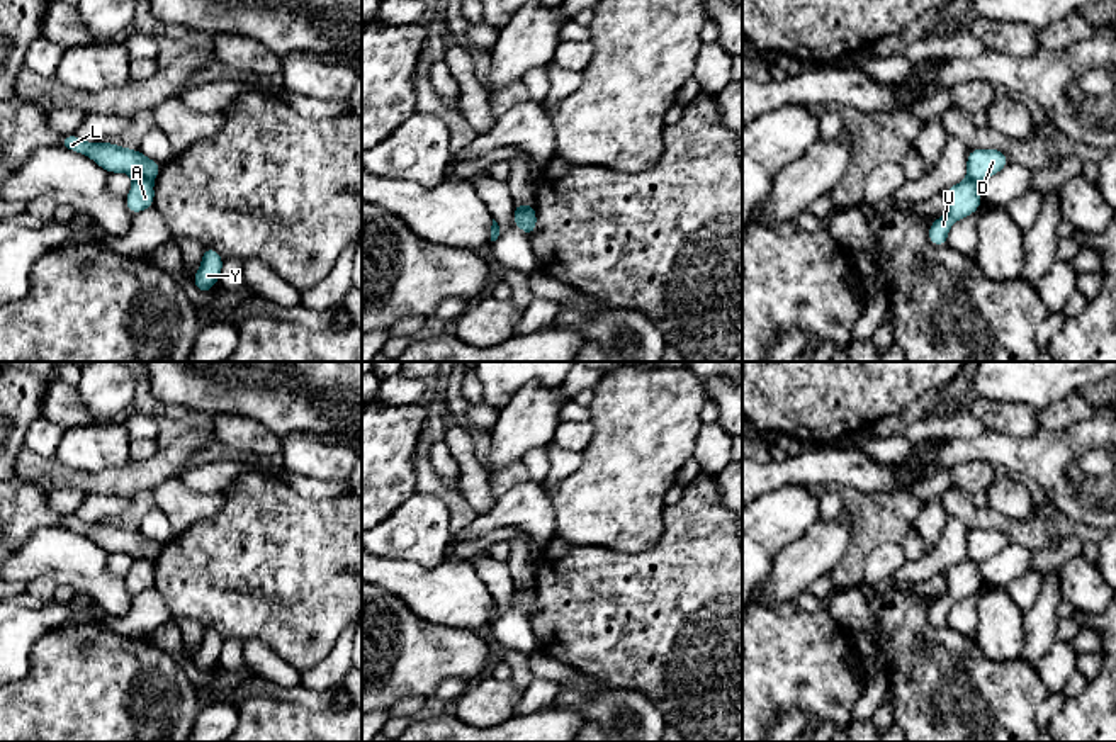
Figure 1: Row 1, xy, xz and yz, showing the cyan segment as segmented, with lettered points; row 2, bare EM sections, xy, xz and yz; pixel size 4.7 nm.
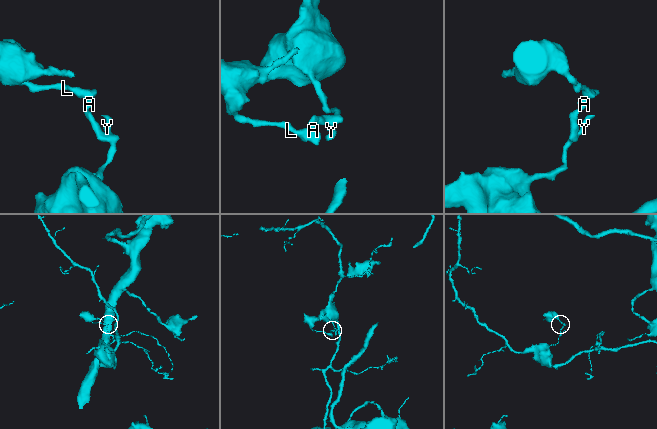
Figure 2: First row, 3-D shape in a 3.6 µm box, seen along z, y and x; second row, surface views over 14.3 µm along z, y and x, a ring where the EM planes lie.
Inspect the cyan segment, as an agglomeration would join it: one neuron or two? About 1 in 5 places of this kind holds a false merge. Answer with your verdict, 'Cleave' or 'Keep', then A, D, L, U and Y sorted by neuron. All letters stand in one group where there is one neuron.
Cleave. Groups: A U Y / D L

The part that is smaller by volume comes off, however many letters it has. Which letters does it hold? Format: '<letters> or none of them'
D, L

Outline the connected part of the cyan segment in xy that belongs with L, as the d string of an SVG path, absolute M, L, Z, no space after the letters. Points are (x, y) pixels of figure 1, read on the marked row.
M65 134L59 148L88 156L102 170L110 173L127 173L132 178L155 180L161 171L163 165L149 160L139 149L129 149L107 141L87 143L76 134Z

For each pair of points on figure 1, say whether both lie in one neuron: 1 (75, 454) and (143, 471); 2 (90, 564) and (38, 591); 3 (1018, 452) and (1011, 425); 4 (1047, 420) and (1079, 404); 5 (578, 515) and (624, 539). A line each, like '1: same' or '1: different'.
1: different
2: different
3: different
4: same
5: same

